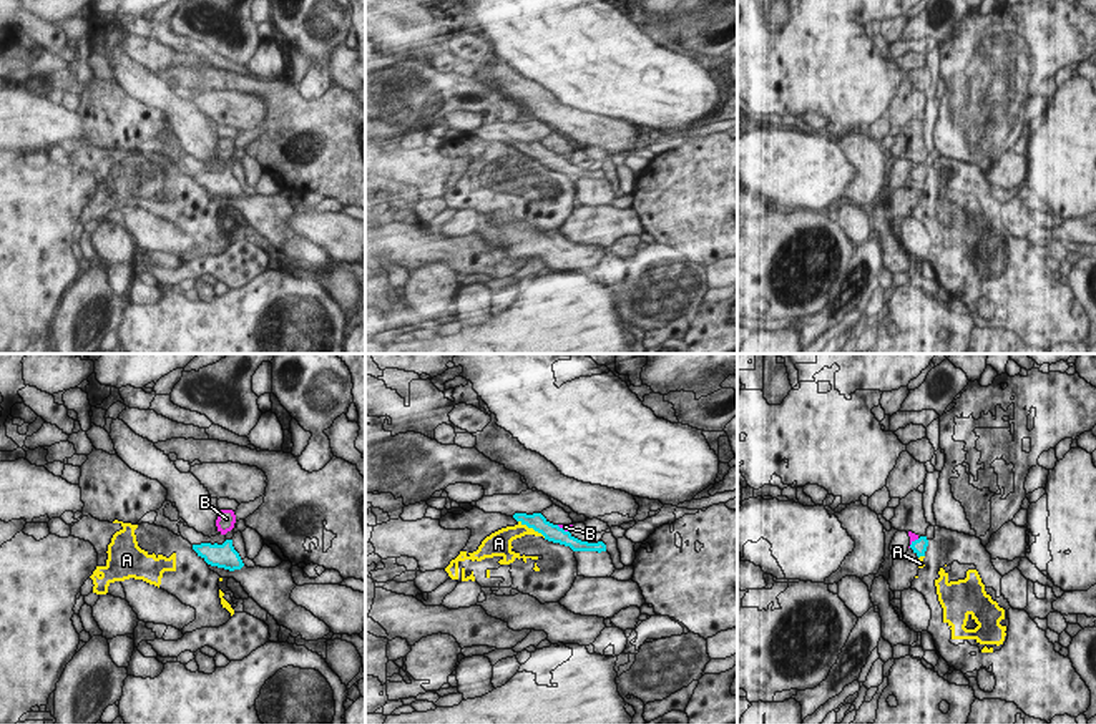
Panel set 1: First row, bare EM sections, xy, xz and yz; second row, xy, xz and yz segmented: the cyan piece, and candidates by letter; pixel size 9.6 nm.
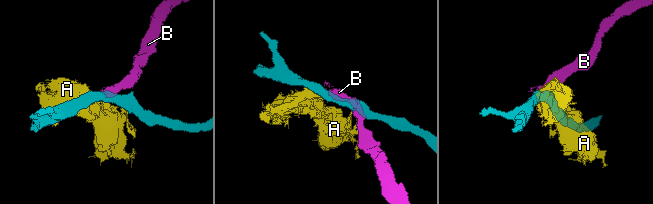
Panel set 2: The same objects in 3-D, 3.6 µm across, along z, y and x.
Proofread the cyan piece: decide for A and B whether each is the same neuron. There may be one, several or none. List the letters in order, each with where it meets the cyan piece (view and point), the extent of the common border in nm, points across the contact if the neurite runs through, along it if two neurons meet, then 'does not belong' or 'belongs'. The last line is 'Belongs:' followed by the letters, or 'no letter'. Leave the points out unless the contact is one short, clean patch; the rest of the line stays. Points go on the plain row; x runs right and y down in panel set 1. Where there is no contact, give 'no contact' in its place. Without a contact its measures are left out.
A: xz (532, 155) | 320 nm | along xz (518, 148), (545, 165) | does not belong
B: xz (562, 156) | 140 nm | along xz (557, 153), (568, 160) | does not belong
Belongs: no letter

